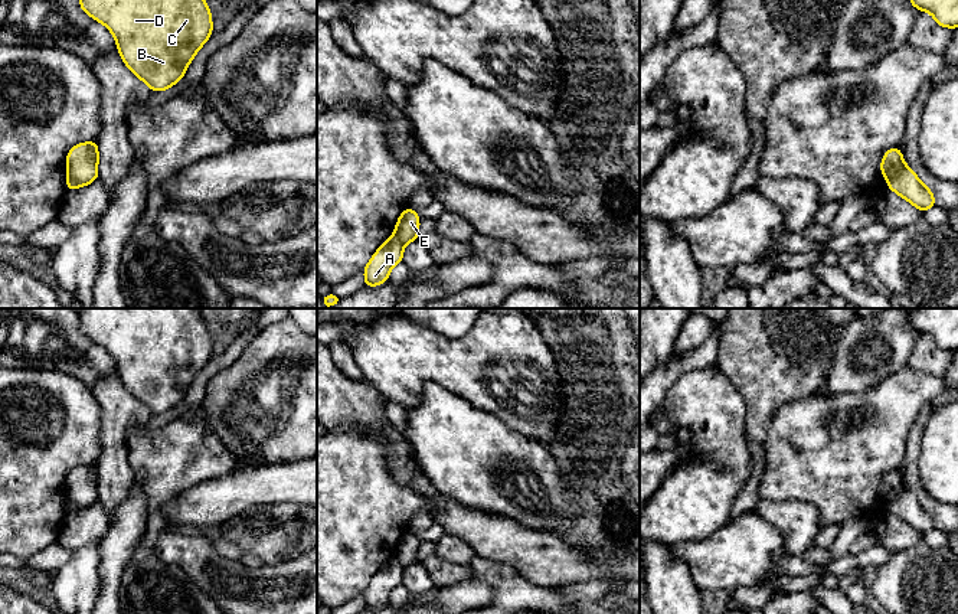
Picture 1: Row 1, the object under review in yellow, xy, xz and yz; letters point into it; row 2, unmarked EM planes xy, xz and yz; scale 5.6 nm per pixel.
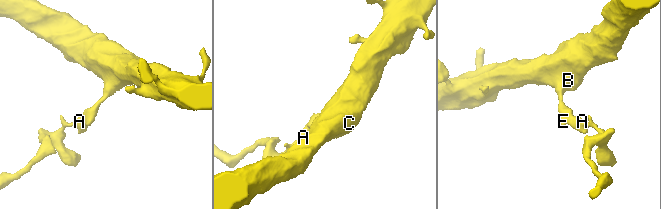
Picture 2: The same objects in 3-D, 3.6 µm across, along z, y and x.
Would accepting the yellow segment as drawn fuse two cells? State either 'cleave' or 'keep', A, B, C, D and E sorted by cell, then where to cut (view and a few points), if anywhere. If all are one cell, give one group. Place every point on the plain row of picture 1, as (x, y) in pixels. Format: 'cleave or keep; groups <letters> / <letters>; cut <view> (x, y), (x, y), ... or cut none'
cleave; groups A / B C D E; cut yz (905, 487), (888, 503)

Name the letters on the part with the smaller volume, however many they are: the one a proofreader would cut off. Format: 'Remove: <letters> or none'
Remove: A

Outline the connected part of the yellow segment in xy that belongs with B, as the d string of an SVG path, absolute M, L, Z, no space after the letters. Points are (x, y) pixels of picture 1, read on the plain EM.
M82 308L79 330L108 350L122 385L153 415L166 414L182 404L194 378L213 356L212 336L197 308Z

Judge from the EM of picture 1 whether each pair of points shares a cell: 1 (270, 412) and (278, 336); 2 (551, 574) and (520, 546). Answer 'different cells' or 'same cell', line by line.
1: same cell
2: same cell

